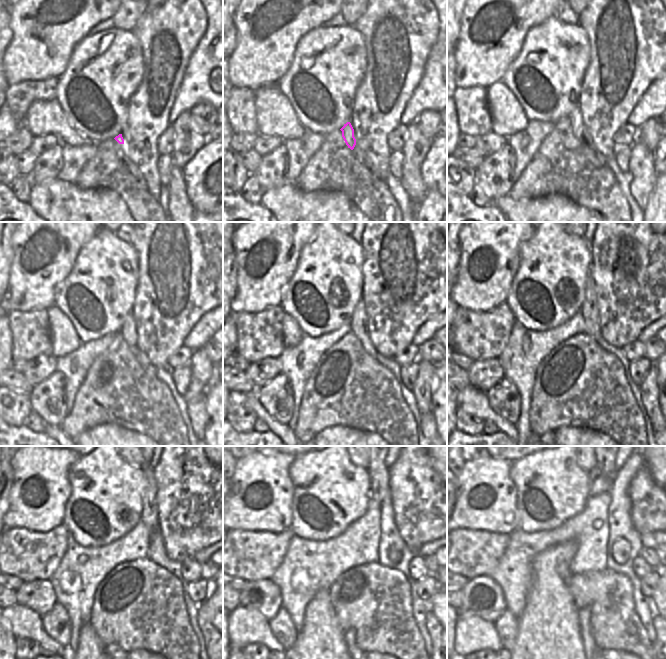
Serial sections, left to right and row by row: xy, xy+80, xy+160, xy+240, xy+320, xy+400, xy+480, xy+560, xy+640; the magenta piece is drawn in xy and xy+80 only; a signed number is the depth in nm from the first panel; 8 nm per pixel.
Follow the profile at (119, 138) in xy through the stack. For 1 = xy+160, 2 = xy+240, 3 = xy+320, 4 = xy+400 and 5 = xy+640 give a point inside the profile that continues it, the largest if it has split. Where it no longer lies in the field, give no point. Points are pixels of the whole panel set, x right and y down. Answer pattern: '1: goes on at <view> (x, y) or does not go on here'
1: goes on at xy+160 (579, 130)
2: goes on at xy+240 (128, 330)
3: goes on at xy+320 (358, 323)
4: goes on at xy+400 (589, 310)
5: goes on at xy+640 (607, 466)

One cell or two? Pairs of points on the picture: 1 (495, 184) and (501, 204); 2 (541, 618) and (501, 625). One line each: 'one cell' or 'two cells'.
1: two cells
2: two cells

